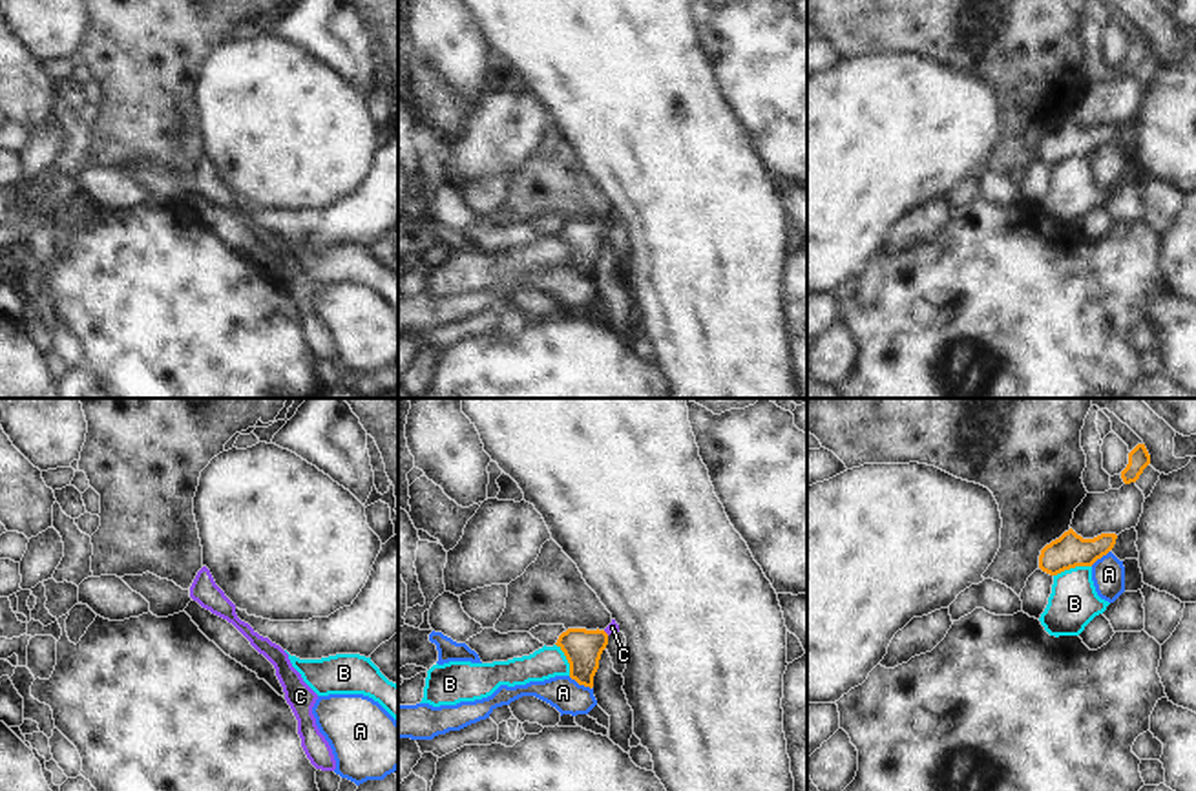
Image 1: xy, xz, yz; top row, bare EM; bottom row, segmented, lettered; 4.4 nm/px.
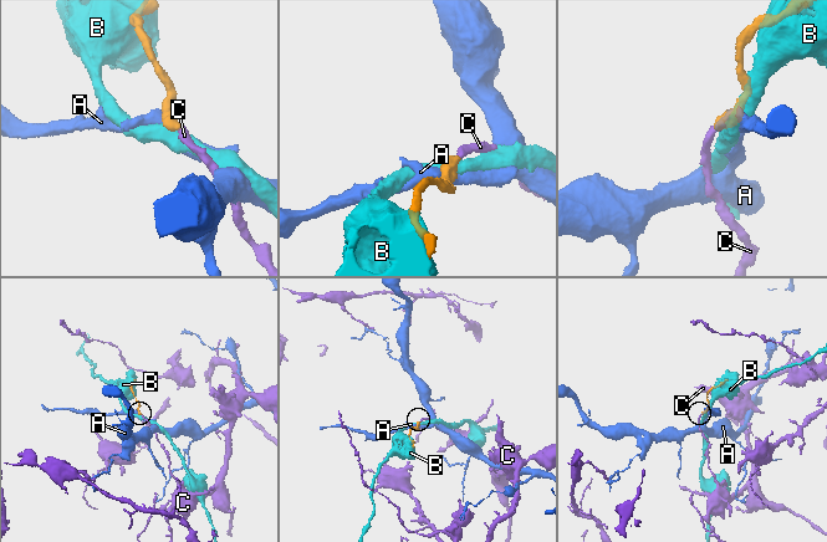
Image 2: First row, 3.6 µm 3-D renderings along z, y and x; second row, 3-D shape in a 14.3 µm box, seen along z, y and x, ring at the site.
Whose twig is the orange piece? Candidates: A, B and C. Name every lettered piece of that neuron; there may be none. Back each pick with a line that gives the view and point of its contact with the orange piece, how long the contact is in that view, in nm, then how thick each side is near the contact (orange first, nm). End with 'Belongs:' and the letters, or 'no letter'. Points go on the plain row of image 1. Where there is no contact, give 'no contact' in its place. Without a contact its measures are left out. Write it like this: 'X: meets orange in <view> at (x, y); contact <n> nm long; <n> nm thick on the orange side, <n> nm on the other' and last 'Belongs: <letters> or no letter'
C: meets orange in xz at (605, 223); contact 40 nm long; 170 nm thick on the orange side, 50 nm on the other
Belongs: C

